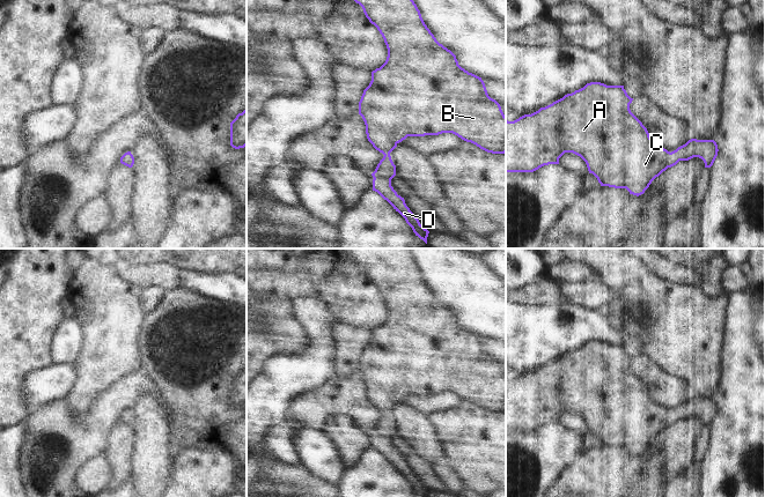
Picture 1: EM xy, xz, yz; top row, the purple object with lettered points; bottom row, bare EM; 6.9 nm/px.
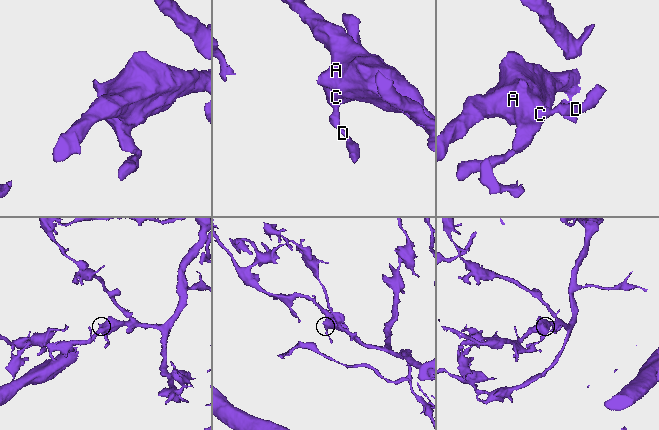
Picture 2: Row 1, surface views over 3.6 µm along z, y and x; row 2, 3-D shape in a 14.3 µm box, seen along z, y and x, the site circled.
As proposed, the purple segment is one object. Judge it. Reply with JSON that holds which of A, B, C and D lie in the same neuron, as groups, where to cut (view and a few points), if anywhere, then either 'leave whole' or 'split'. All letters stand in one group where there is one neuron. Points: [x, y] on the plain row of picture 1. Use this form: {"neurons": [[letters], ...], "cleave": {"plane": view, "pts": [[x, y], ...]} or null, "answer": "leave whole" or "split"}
{"neurons": [["A", "B", "C", "D"]], "cleave": null, "answer": "leave whole"}

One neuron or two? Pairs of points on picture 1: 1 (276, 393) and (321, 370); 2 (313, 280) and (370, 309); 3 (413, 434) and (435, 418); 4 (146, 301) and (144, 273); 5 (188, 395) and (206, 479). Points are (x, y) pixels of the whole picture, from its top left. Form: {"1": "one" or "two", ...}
{"1": "one", "2": "one", "3": "two", "4": "two", "5": "two"}

